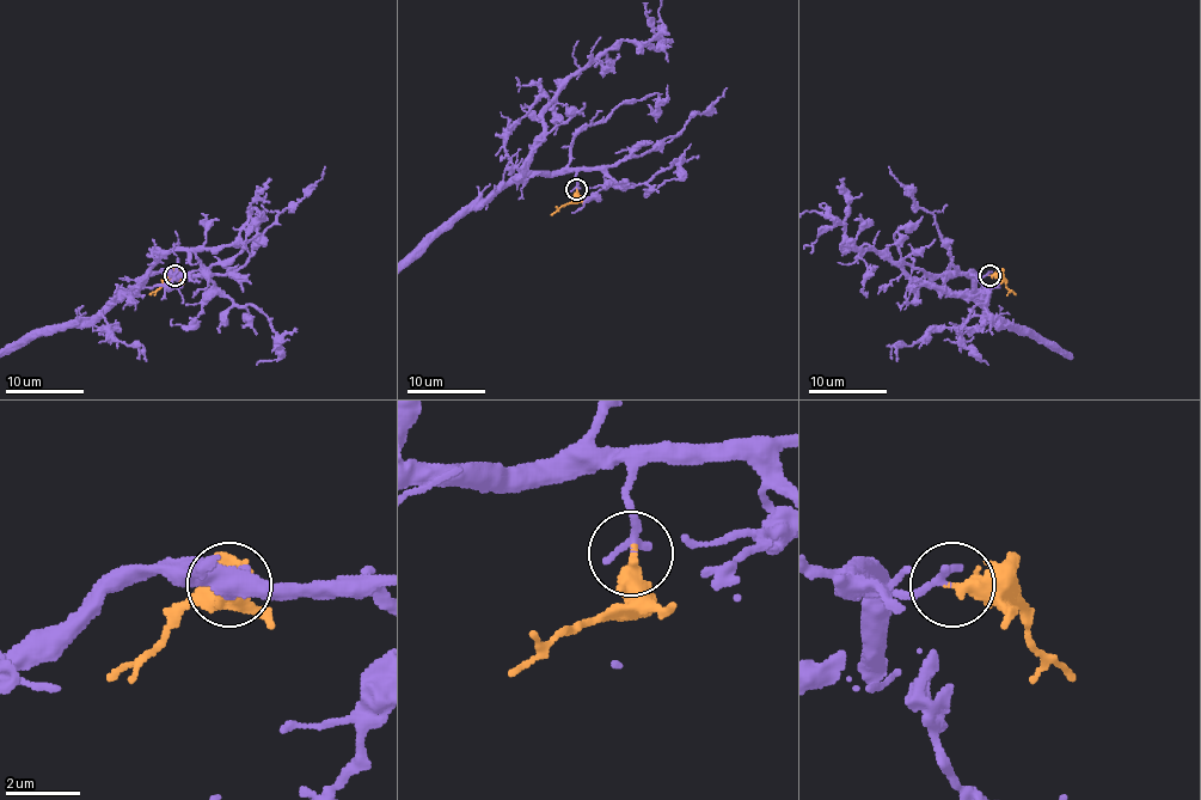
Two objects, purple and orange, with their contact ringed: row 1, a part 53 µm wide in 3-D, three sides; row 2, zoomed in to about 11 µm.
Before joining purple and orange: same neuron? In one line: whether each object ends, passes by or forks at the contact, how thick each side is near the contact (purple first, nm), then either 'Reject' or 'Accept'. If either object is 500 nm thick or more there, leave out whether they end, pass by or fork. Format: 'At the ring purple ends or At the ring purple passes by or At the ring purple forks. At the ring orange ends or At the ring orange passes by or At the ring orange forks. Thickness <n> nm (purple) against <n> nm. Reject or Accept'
At the ring purple ends. At the ring orange ends. Thickness 260 nm (purple) against 420 nm. Accept

